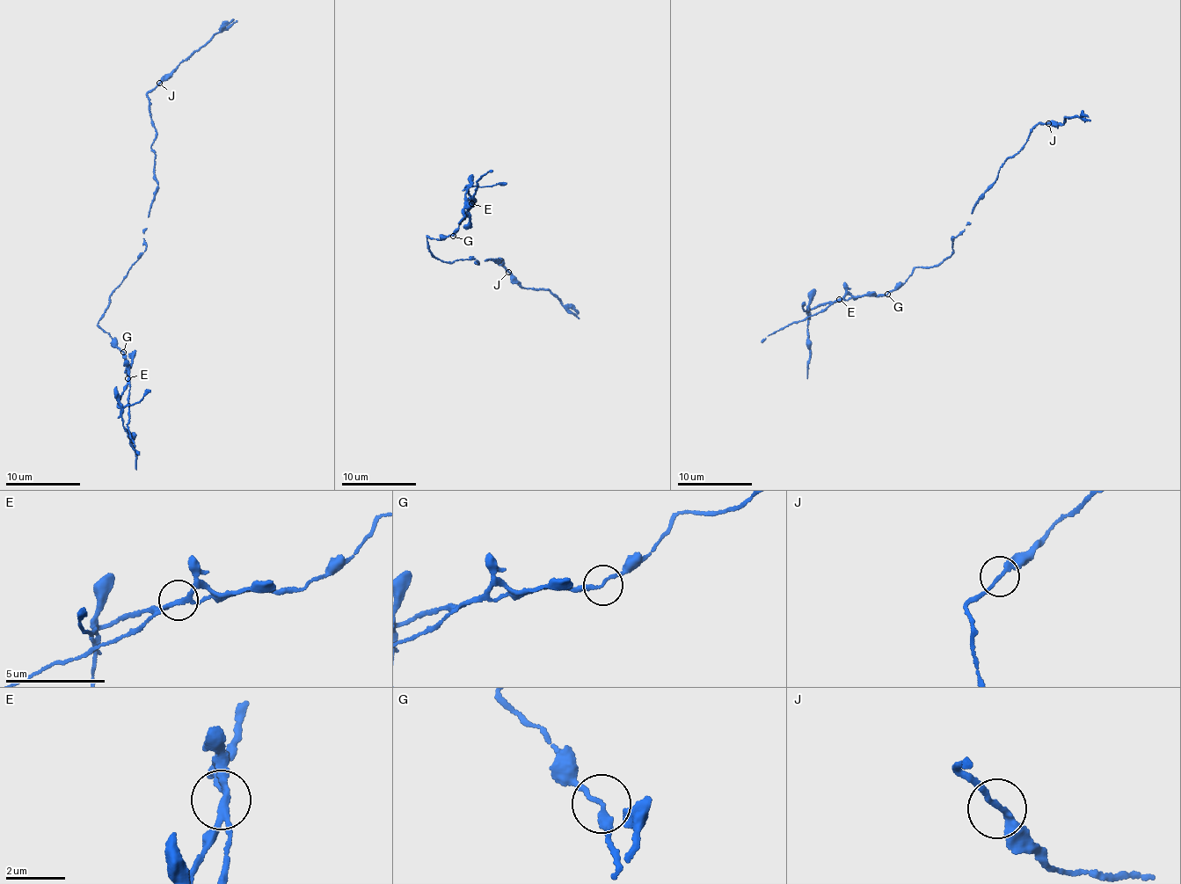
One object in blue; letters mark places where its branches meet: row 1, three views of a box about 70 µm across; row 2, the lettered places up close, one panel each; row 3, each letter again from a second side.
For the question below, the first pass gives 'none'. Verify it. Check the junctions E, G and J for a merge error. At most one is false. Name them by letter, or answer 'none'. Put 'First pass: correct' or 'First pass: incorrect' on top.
First pass: incorrect
E

